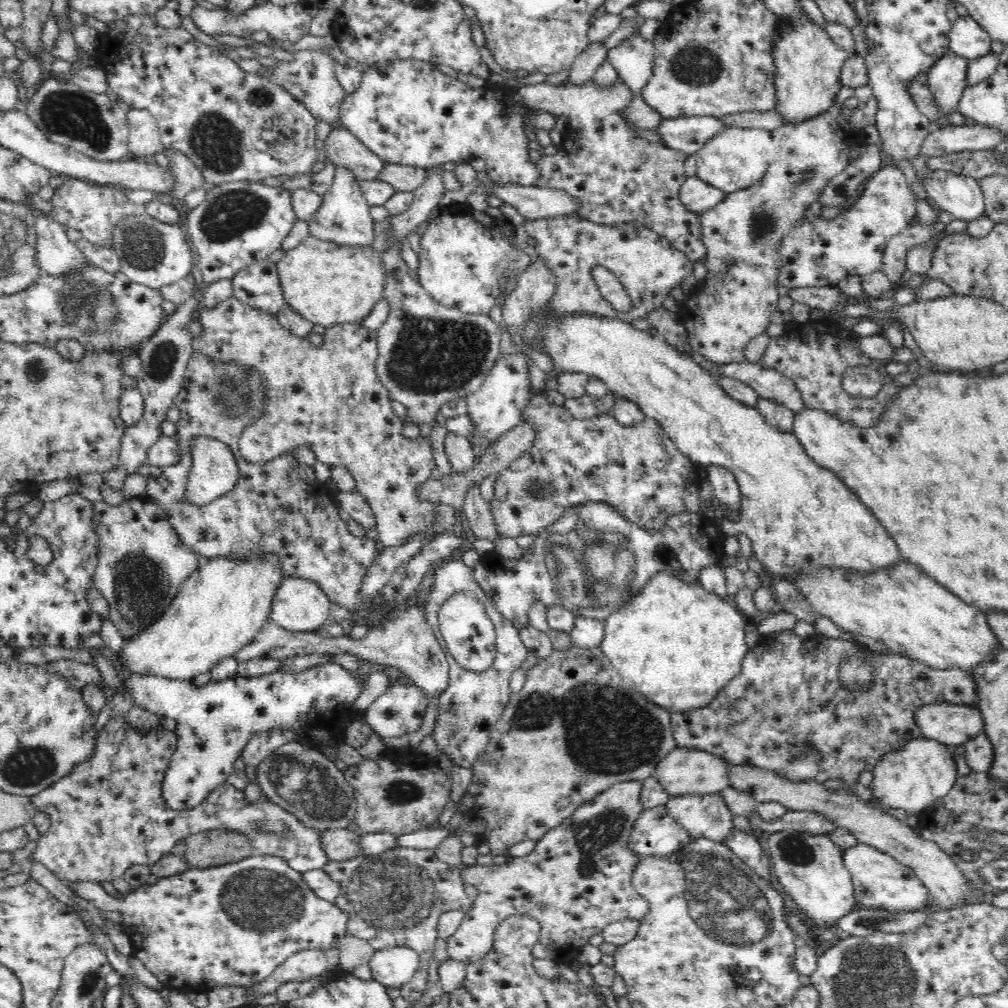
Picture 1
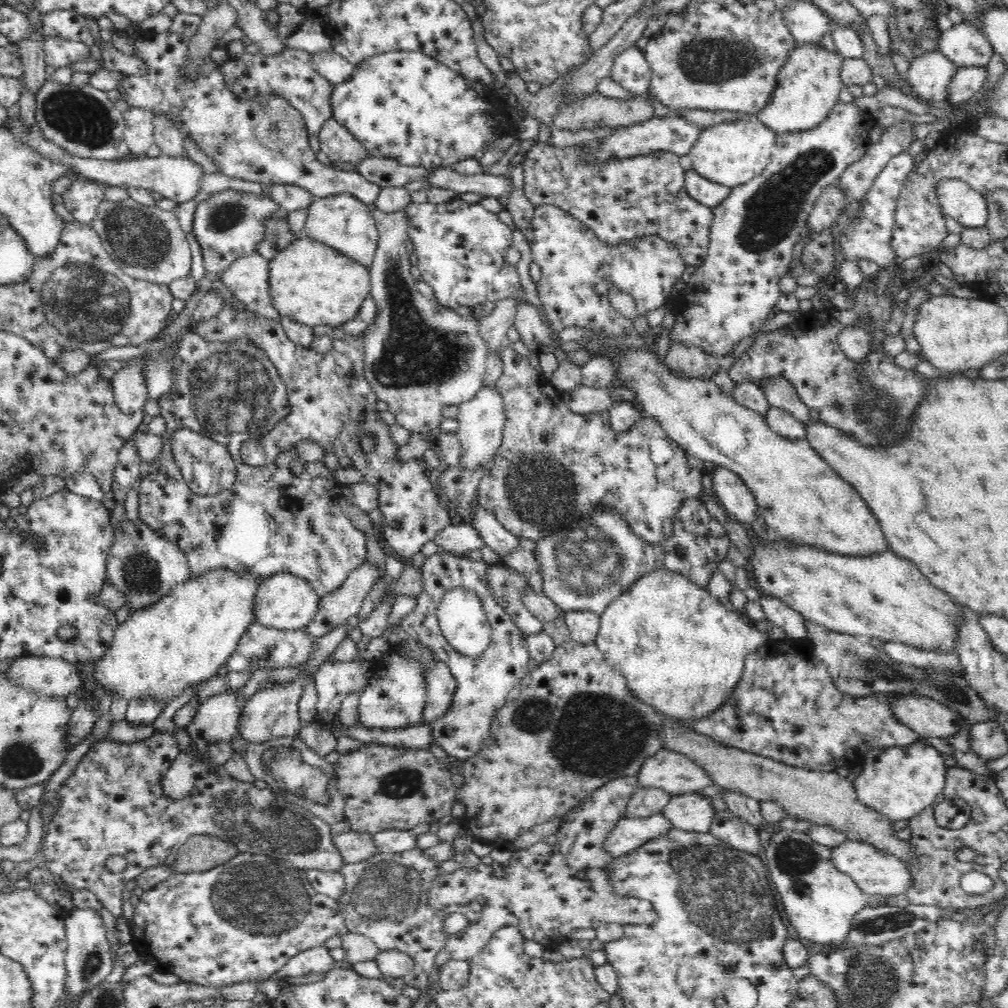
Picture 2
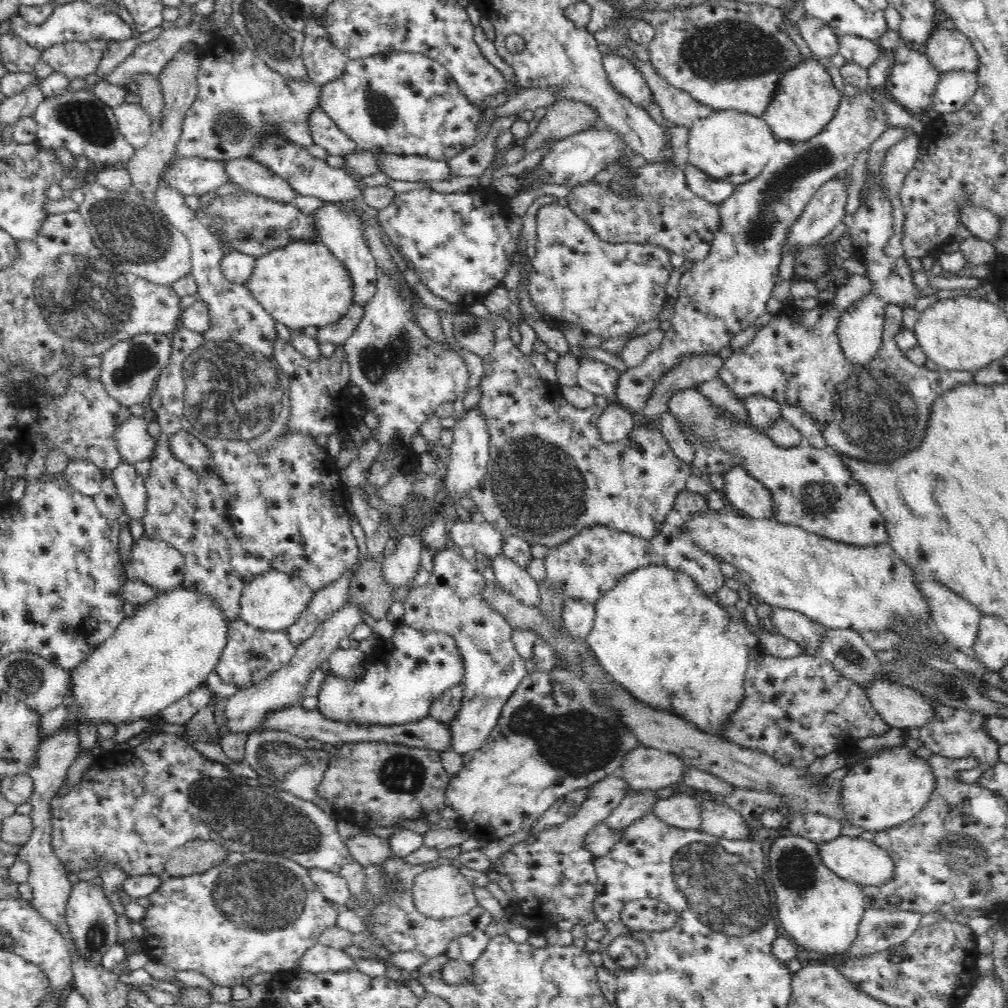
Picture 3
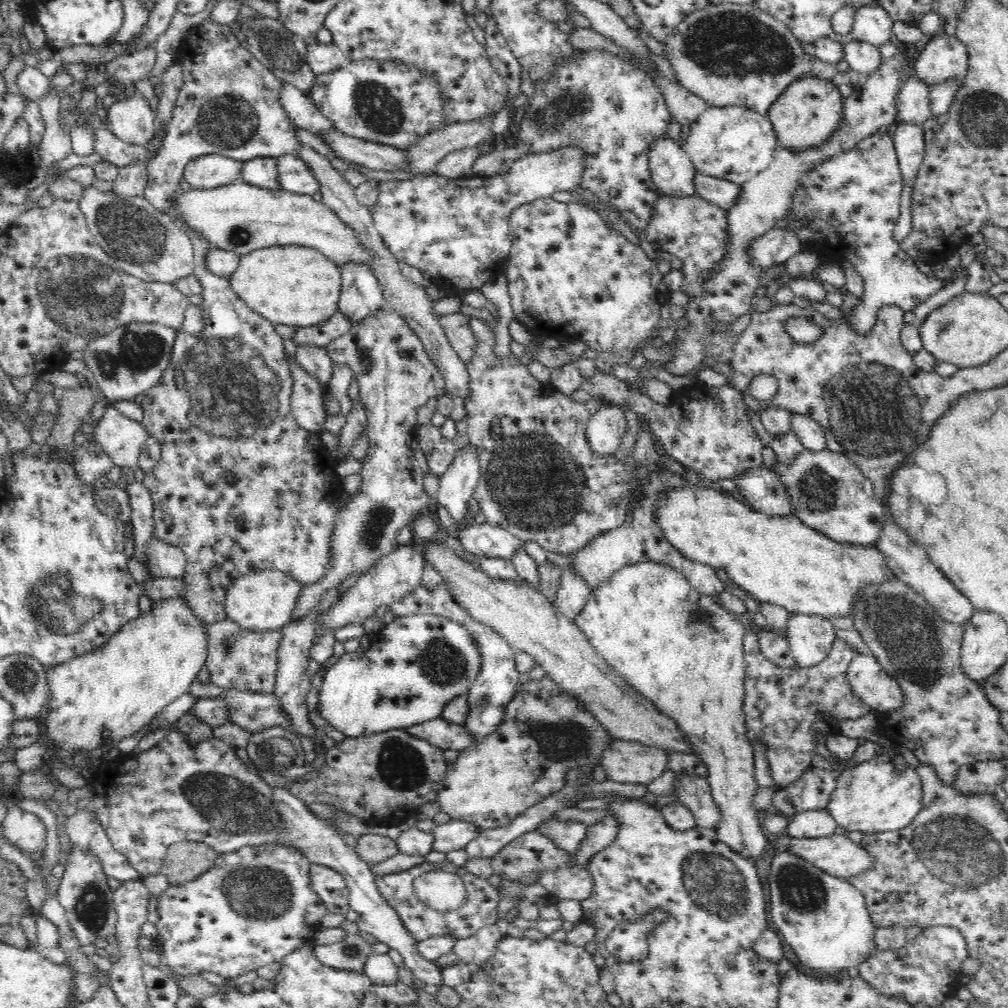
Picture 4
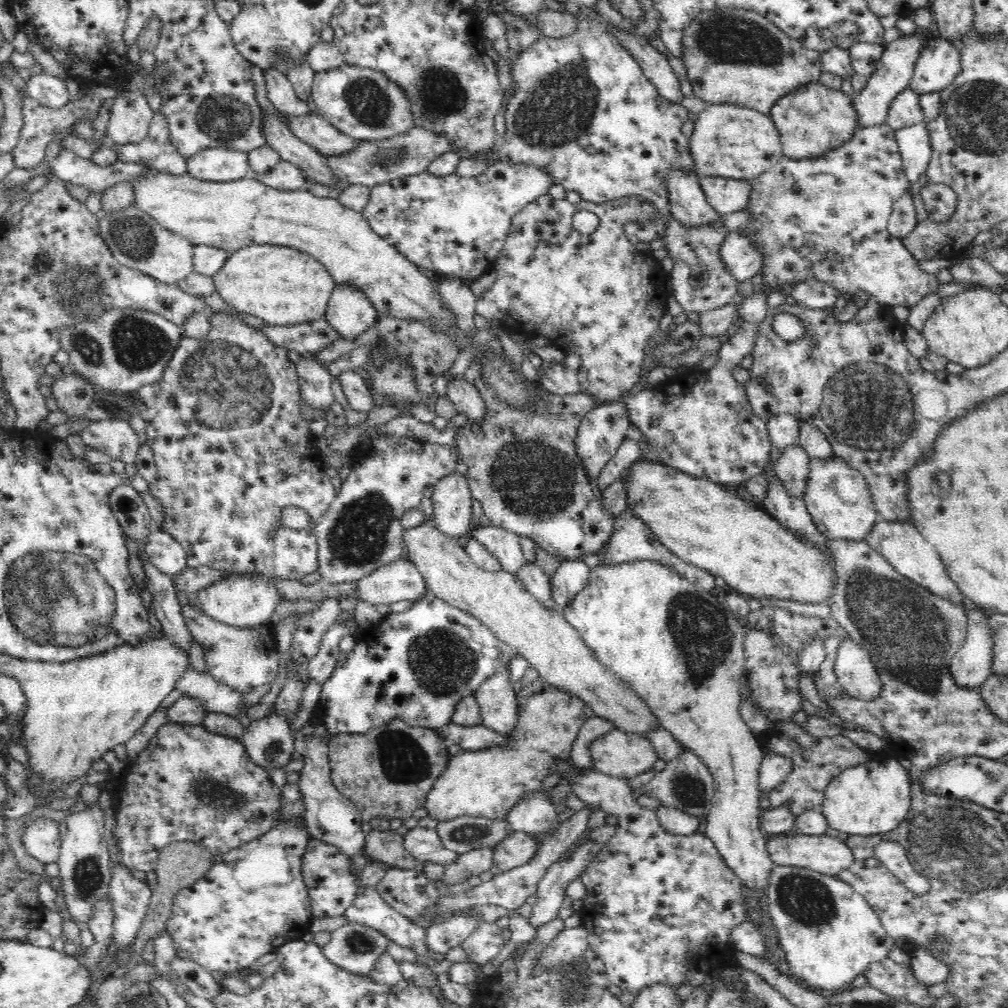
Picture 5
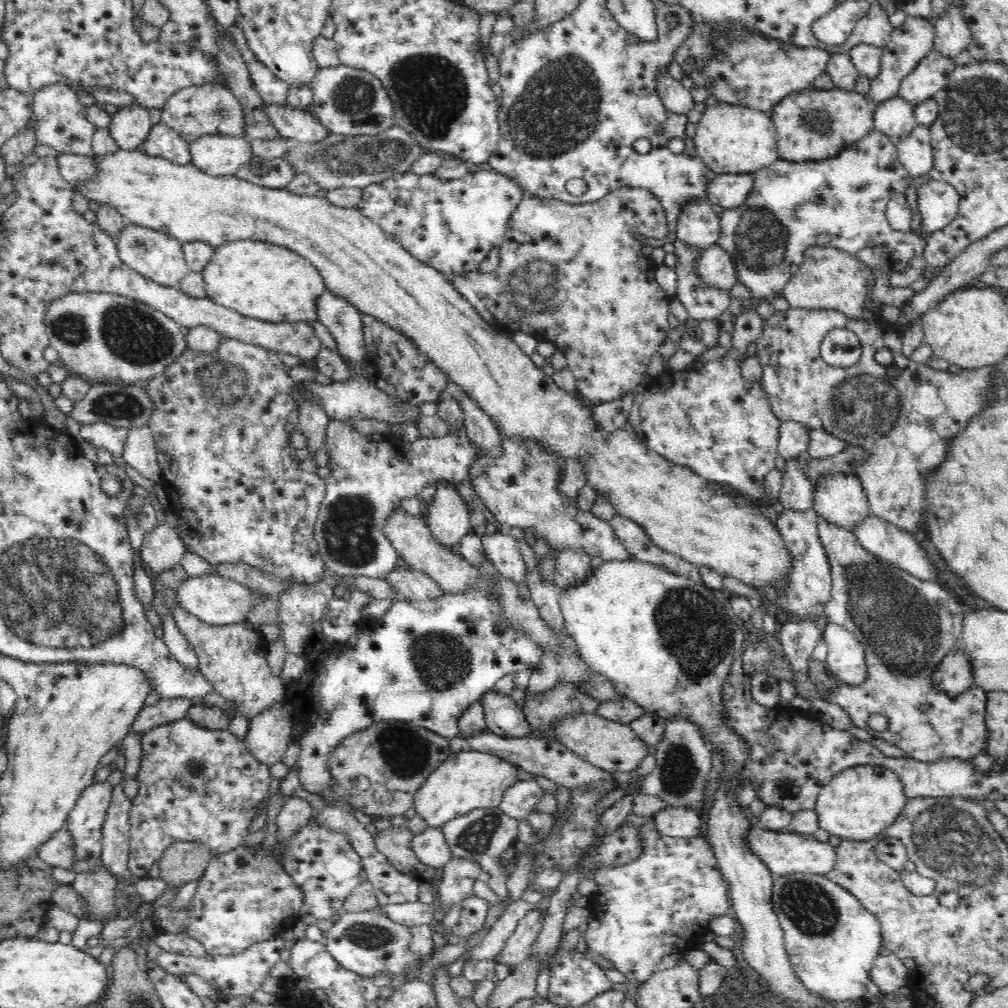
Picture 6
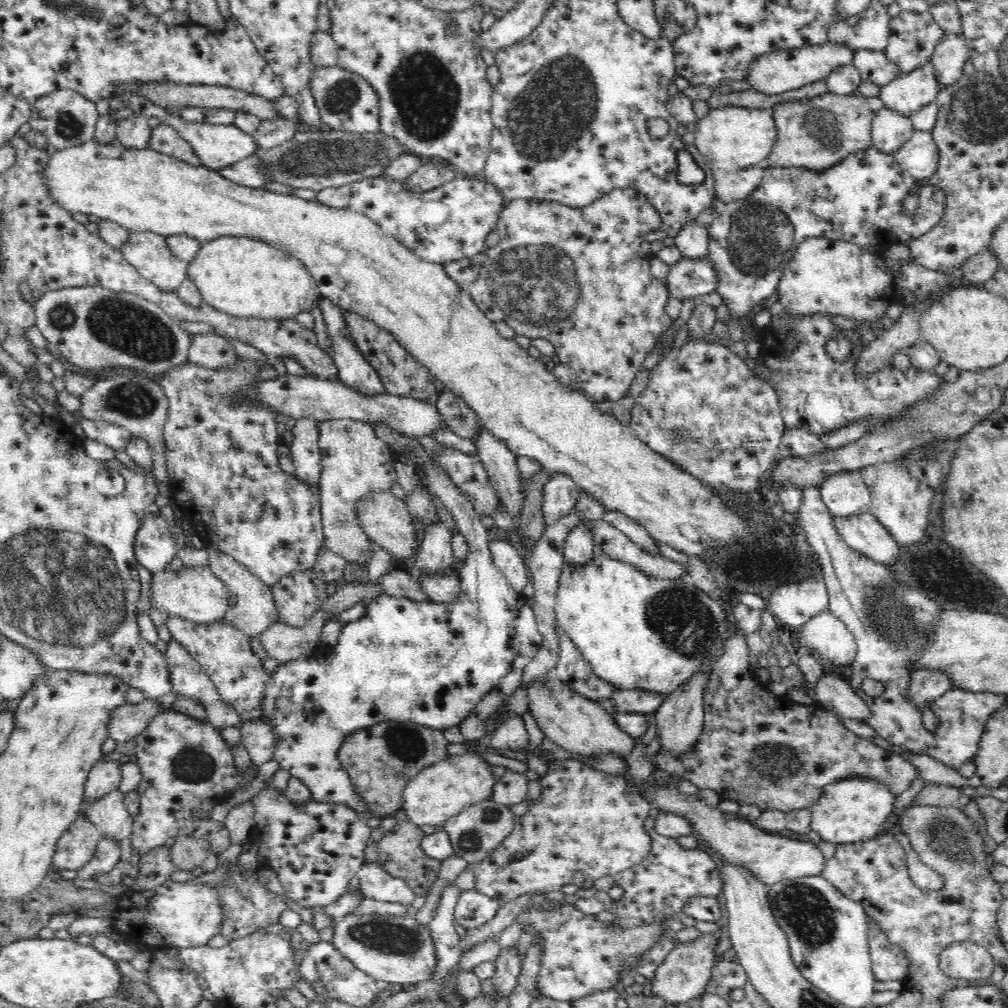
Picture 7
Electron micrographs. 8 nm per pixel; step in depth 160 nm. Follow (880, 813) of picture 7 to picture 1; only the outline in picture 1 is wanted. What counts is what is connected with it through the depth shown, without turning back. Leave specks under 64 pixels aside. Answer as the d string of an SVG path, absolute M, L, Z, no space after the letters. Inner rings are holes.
M923 737L911 740L901 749L881 756L878 764L872 768L872 800L883 810L894 808L906 812L909 817L918 815L950 792L957 777L956 767L952 748Z

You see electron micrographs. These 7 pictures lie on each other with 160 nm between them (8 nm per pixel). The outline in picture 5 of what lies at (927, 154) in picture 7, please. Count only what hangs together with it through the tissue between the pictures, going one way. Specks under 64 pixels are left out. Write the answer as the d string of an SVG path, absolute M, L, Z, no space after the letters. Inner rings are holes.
M925 121L895 131L895 138L903 160L909 184L926 172L933 154L932 140Z

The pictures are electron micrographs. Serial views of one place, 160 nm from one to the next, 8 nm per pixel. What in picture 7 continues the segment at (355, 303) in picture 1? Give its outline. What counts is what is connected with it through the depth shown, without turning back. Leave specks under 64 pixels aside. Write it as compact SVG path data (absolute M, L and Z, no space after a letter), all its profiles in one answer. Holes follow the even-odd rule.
M217 236L212 240L206 241L200 245L198 252L194 255L194 258L187 263L187 278L189 278L192 283L198 288L200 295L204 299L206 304L209 304L214 310L222 312L228 316L234 316L238 318L263 318L263 319L285 319L285 318L294 318L295 314L298 314L302 311L310 311L311 306L318 300L322 298L320 292L318 291L318 285L316 285L315 280L312 278L312 275L306 270L306 267L303 266L302 262L297 258L294 258L290 253L280 250L279 248L270 246L264 241L251 239L247 236Z

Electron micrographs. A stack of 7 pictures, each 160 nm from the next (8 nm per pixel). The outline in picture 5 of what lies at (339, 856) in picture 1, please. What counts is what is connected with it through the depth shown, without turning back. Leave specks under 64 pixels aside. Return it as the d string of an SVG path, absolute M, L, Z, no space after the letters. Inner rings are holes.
M371 830L367 833L364 851L391 867L402 870L423 871L424 863L414 858L404 847L404 835L398 830L386 832L386 830Z

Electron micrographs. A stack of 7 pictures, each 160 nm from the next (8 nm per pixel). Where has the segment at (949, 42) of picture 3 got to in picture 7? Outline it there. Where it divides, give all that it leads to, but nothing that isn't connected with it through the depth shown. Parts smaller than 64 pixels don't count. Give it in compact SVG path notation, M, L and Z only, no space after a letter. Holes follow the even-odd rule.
M926 63L925 66L913 72L904 73L892 83L880 88L877 98L885 108L910 118L923 106L936 100L939 93L938 79L932 64Z

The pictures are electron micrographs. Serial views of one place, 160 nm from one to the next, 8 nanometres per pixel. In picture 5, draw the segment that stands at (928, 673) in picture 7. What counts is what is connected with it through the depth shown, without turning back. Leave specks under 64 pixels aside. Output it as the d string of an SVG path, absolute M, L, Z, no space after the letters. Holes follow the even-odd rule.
M968 608L967 636L962 648L950 659L949 671L958 686L978 689L991 675L991 636L986 625L988 613Z

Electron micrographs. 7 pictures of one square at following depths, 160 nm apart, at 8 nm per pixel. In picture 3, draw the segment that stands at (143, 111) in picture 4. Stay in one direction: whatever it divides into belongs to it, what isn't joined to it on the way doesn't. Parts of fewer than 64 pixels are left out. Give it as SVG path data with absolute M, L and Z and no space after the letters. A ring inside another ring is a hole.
M124 102L113 108L113 113L119 133L135 150L148 144L153 120L140 104Z

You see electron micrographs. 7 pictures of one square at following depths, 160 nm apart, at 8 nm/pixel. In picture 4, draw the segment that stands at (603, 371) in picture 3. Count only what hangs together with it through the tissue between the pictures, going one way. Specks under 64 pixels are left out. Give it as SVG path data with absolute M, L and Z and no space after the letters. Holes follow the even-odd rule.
M597 370L592 378L583 380L581 388L604 403L632 410L641 417L646 430L658 438L670 459L679 462L685 469L692 468L698 476L714 484L764 466L764 445L748 416L744 391L728 383L710 388L698 382L697 385L673 391L670 404L658 404L646 393L630 387L630 382L620 380L615 375L599 374Z

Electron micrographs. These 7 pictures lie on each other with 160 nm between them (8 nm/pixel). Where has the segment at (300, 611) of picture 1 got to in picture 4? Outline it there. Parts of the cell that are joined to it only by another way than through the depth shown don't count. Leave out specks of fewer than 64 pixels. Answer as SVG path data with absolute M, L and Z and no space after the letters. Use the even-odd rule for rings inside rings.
M264 570L239 576L223 596L225 618L250 631L282 630L290 623L290 616L303 587L286 573Z

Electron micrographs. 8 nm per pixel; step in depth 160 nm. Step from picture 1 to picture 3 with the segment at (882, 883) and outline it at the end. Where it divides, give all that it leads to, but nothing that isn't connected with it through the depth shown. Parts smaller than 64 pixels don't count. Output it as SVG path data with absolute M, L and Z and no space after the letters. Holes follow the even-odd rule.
M840 835L834 840L824 841L817 845L817 853L822 864L835 872L840 878L862 885L879 885L889 881L893 875L893 862L885 850L878 848L874 841Z

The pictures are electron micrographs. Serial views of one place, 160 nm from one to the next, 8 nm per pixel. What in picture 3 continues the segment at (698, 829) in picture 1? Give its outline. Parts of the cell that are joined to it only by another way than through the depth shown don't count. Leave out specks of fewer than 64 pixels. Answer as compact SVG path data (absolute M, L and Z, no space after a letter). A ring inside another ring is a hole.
M686 793L658 799L651 808L651 812L659 819L683 829L701 828L700 811L699 800Z

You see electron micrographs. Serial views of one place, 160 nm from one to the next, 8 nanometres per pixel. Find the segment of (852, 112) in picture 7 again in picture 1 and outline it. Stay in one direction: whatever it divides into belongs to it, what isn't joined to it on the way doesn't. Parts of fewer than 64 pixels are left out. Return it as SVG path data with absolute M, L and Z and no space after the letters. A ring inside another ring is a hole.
M810 19L802 23L790 25L783 22L783 28L775 39L774 63L777 69L775 73L775 114L785 122L786 125L806 122L816 116L824 114L836 102L836 96L840 92L841 71L845 60L852 54L836 47L824 28L818 26Z

